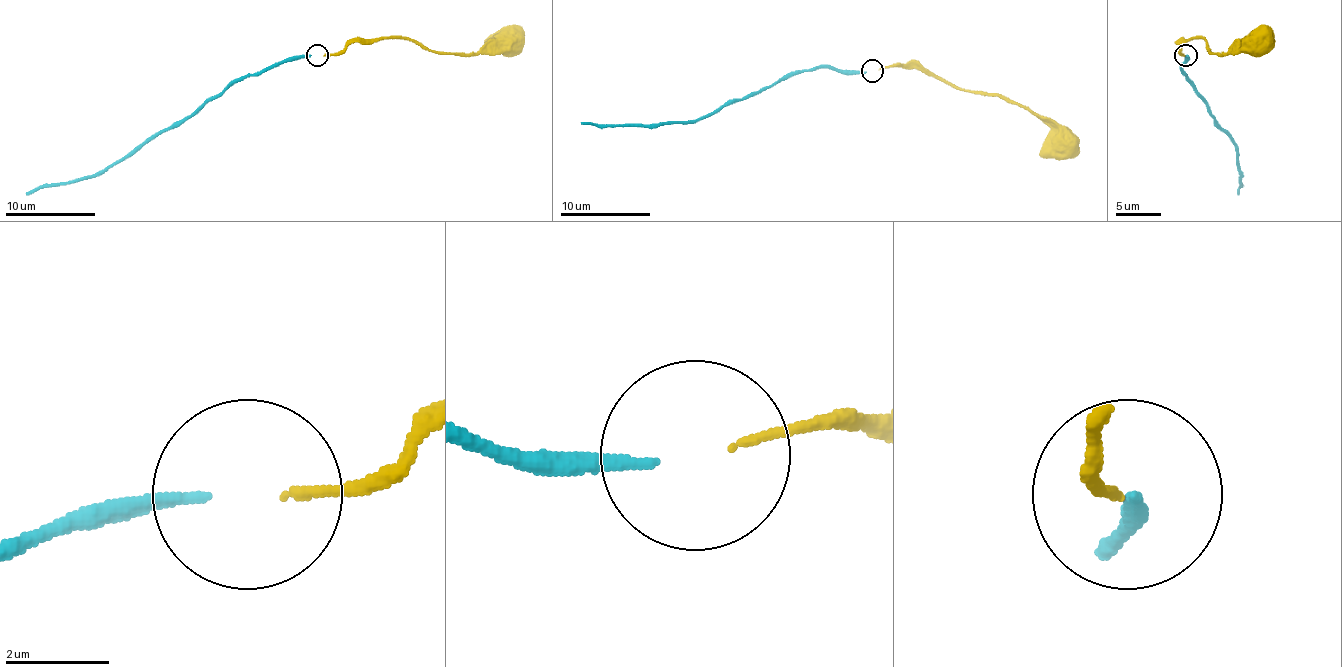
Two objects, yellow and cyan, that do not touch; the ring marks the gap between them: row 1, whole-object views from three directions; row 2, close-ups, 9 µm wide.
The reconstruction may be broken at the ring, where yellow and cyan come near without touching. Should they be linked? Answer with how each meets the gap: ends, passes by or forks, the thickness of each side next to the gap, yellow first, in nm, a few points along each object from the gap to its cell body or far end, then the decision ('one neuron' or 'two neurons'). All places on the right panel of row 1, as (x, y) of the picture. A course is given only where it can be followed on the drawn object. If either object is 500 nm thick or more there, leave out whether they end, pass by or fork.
yellow ends; cyan ends; calibres 160 and 200 nm; course yellow (1185, 55), (1181, 53), (1183, 40), (1203, 37), (1212, 53), (1226, 53), (1237, 42), (1257, 37); course cyan (1187, 55), (1183, 62), (1187, 78), (1214, 121), (1237, 148), (1237, 195); two neurons

